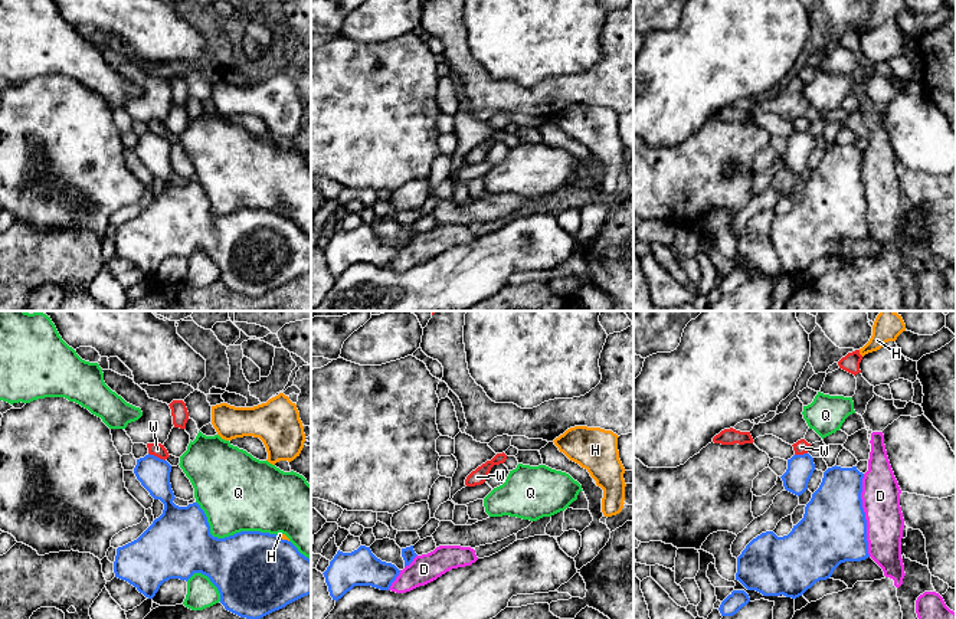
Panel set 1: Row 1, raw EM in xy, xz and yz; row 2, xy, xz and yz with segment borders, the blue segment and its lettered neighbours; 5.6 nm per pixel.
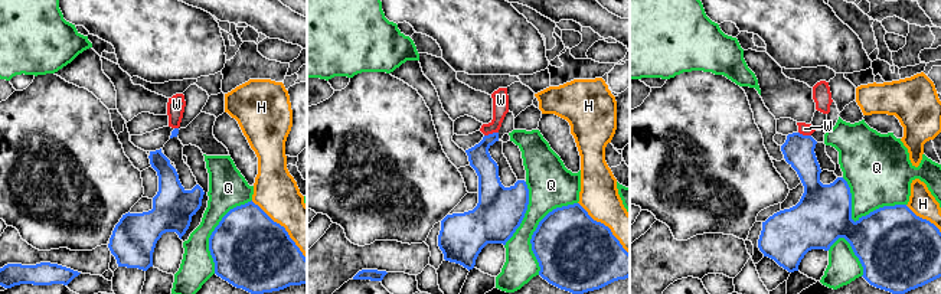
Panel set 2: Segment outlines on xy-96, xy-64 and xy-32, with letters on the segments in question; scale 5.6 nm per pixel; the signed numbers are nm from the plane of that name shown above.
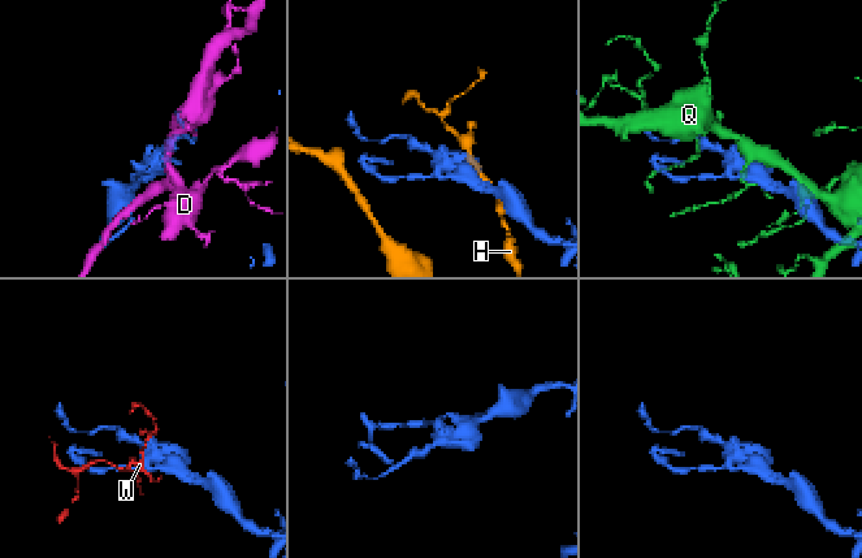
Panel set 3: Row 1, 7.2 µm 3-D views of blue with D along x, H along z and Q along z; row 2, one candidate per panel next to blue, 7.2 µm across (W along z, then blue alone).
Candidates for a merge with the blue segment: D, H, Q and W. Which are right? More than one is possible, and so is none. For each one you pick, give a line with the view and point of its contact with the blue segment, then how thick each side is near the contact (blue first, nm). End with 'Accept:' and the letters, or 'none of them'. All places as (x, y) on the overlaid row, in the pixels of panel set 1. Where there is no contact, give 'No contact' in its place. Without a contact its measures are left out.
Accept: none of them

